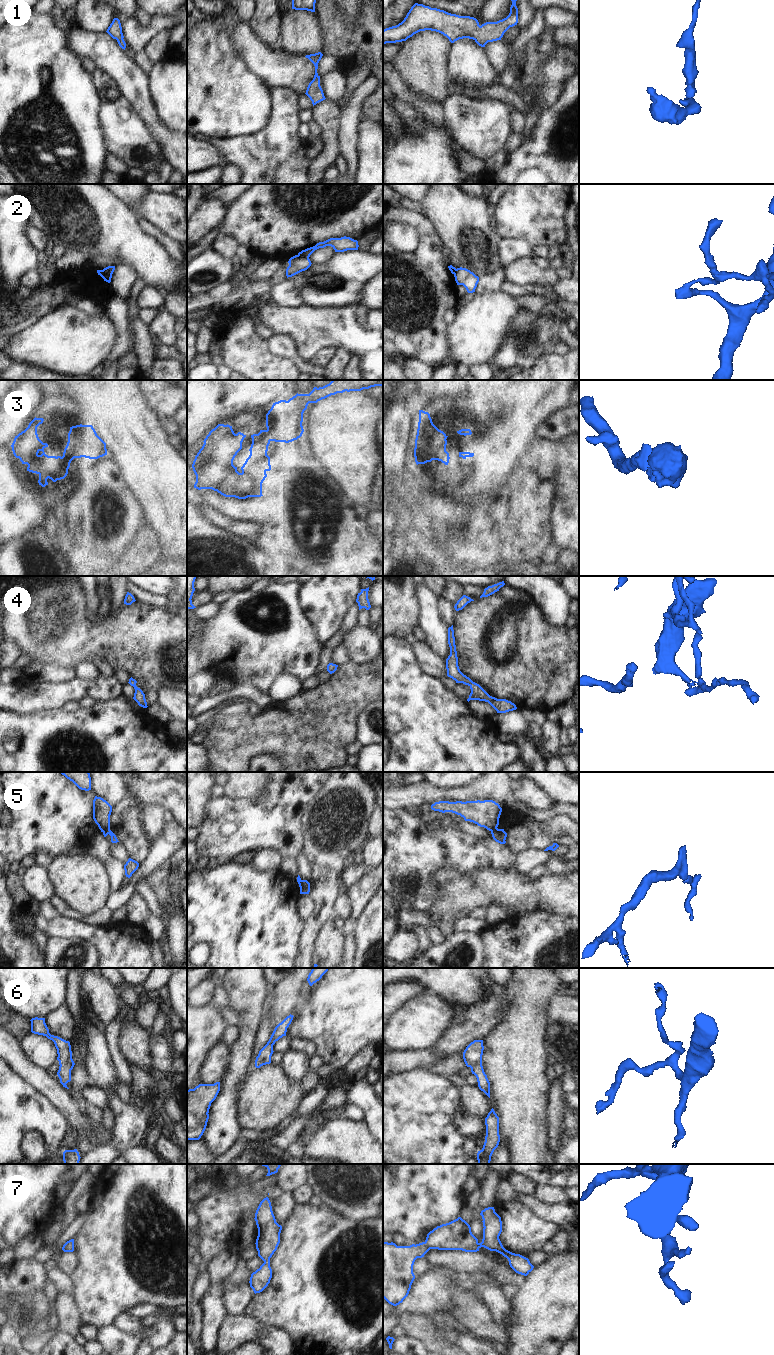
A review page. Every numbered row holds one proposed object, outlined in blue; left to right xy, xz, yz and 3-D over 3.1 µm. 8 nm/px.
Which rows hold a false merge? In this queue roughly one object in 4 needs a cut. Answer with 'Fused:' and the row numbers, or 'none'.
Fused: 2, 5

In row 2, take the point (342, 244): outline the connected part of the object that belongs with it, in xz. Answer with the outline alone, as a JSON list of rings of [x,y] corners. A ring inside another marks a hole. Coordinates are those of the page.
[[[350,237],[330,238],[324,242],[319,242],[315,246],[302,250],[298,253],[298,256],[309,258],[310,255],[319,248],[331,246],[335,252],[344,252],[347,250],[358,250],[358,241]]]

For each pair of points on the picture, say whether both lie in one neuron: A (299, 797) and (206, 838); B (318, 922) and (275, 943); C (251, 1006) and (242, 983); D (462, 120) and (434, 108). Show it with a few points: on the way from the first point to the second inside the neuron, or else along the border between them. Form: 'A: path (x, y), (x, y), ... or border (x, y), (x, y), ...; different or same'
A: path (276, 810), (264, 822), (229, 828); same
B: border (303, 922), (297, 953); different
C: path (247, 1000), (246, 989); same
D: border (443, 104), (443, 123), (445, 126); different

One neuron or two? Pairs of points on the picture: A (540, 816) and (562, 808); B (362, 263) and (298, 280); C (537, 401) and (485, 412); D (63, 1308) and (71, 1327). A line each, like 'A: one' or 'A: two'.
A: one
B: one
C: one
D: one

